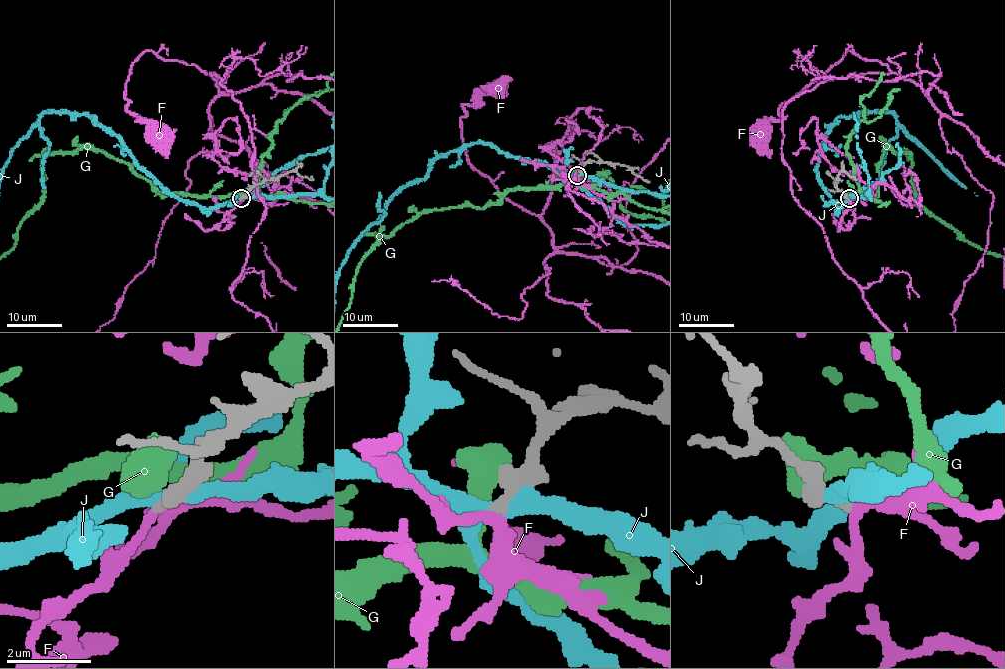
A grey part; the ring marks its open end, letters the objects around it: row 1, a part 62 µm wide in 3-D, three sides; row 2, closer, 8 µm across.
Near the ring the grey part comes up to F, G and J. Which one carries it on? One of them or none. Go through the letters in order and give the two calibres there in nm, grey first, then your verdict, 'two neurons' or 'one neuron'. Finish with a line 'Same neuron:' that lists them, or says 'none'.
F: calibres 320 and 280 nm; one neuron
G: calibres 500 and 500 nm; two neurons
J: calibres 440 and 400 nm; two neurons
Same neuron: F

